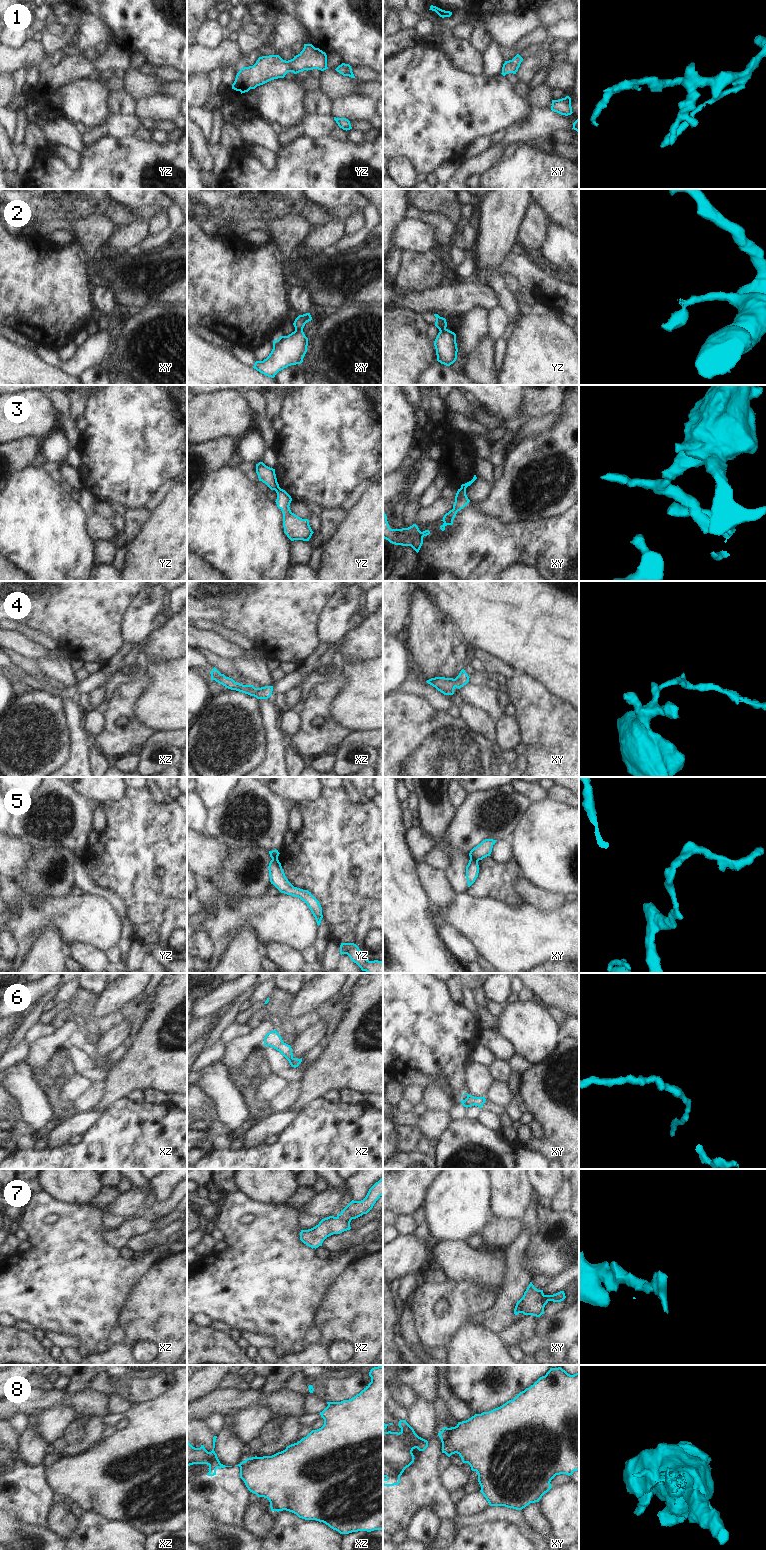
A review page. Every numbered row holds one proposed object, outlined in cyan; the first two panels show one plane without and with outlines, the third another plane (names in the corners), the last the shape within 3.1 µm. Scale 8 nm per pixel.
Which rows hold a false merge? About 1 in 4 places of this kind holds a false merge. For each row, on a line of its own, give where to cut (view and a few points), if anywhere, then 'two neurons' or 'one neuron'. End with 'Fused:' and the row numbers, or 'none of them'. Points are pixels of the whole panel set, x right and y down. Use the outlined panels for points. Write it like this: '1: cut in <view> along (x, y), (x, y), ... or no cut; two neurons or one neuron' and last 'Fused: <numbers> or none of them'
1: no cut; one neuron
2: cut in xy along (295, 329), (302, 330); two neurons
3: cut in xy along (461, 486), (465, 488); two neurons
4: no cut; one neuron
5: cut in xy along (470, 857), (477, 861); two neurons
6: no cut; one neuron
7: no cut; one neuron
8: cut in xz along (245, 1461), (242, 1467), (241, 1478); two neurons
Fused: 2, 3, 5, 8

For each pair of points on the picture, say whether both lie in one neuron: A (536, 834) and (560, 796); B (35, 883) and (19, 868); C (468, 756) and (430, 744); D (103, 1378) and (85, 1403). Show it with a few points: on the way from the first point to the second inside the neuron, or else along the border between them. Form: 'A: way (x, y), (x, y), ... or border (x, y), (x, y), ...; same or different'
A: border (547, 797), (568, 805); different
B: border (34, 852), (29, 862), (29, 870), (19, 879); different
C: way (459, 756), (449, 756), (445, 752), (439, 752); same
D: border (89, 1386), (108, 1393); different

